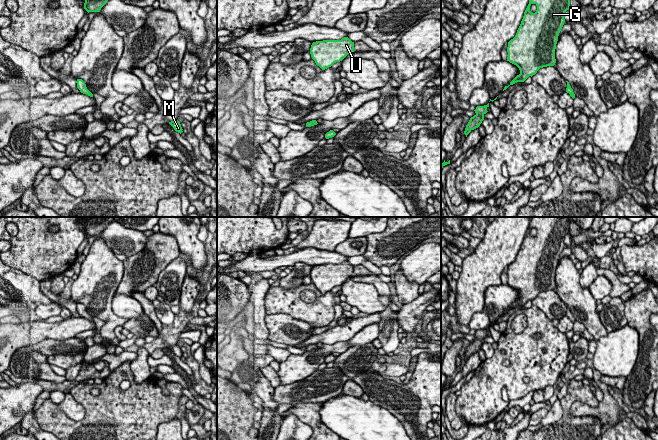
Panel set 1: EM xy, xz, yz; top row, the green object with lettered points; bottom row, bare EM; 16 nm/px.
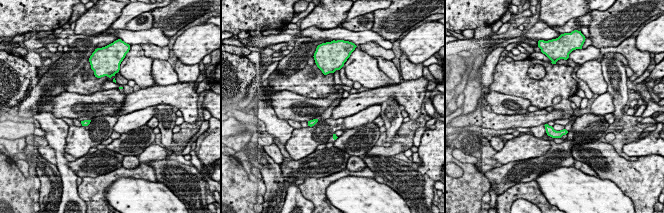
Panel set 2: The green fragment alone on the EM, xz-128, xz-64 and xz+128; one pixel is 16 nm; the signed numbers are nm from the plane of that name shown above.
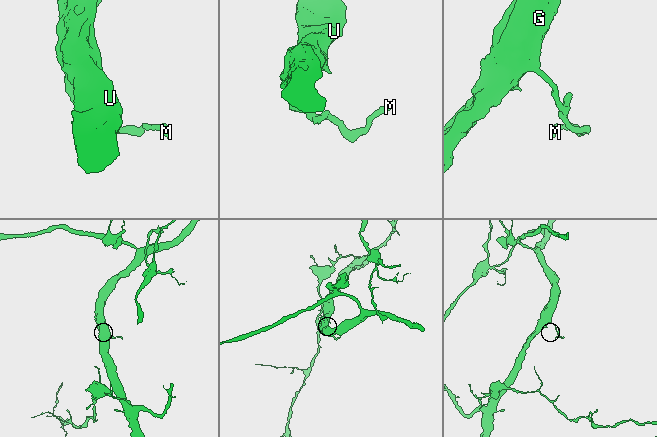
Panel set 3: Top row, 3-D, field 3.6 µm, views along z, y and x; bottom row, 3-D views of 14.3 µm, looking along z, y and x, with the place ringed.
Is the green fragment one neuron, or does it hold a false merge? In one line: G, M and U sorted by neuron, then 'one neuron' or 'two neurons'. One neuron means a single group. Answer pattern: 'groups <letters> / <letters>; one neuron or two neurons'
groups G M U; one neuron

